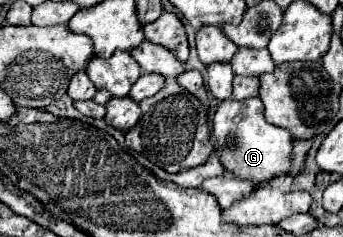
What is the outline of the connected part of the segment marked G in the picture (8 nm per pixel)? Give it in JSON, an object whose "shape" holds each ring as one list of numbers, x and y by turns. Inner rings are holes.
{"shape":[[257,97,247,101,221,101,213,119,213,135,217,139,219,161,237,179,249,181,253,187,267,185,291,171,293,135,281,127,269,125,263,117,263,109,263,101]]}

